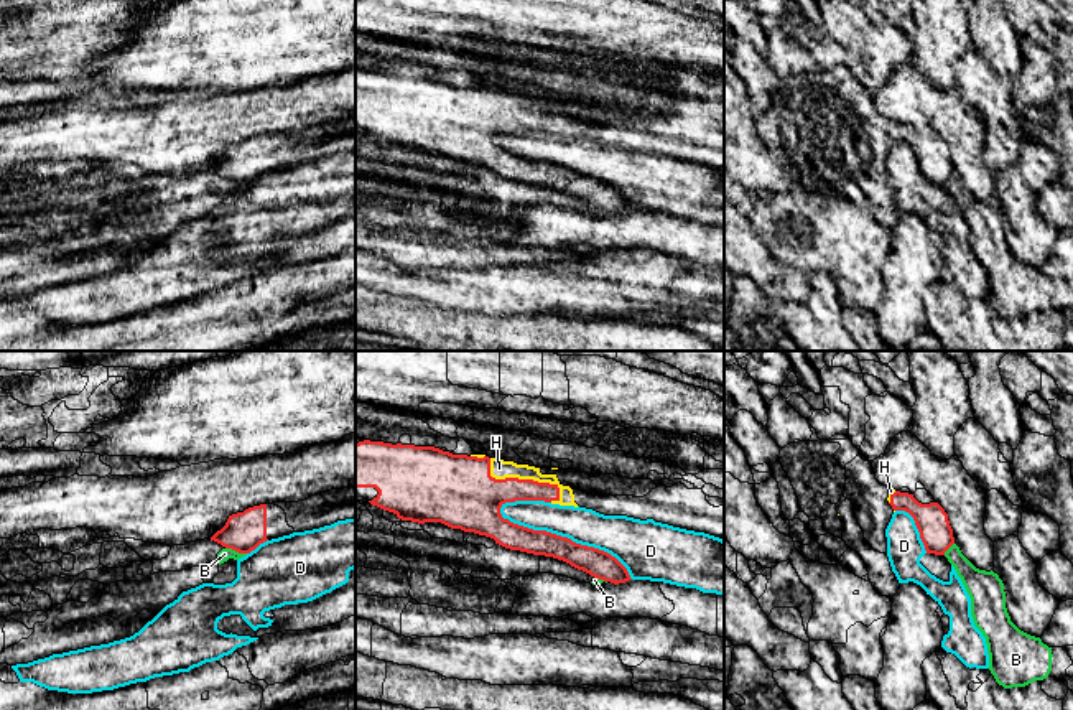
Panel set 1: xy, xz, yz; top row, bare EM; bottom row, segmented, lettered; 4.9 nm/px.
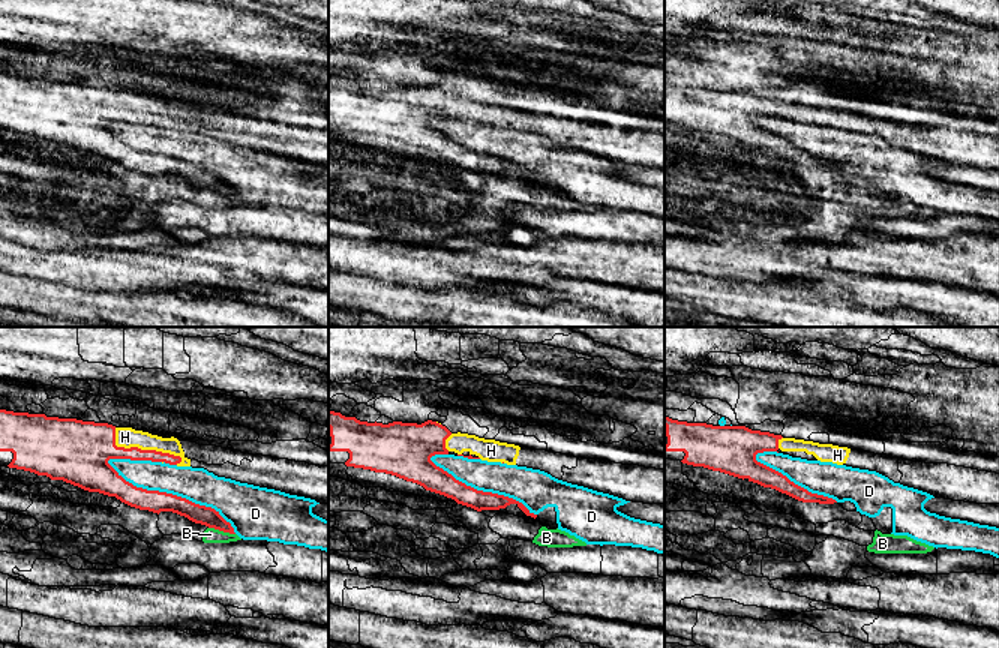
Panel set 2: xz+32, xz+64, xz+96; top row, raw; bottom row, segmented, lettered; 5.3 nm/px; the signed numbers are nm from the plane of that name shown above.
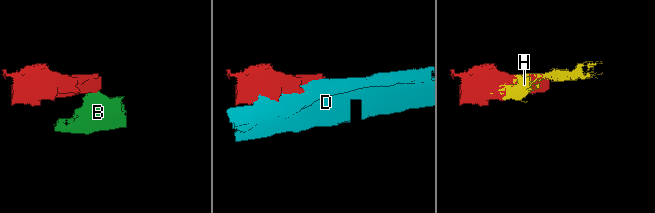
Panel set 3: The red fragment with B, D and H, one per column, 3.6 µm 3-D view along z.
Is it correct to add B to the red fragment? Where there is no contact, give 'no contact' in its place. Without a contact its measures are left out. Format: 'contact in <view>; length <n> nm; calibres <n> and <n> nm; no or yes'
contact in xy; length 110 nm; calibres 190 and 60 nm; no

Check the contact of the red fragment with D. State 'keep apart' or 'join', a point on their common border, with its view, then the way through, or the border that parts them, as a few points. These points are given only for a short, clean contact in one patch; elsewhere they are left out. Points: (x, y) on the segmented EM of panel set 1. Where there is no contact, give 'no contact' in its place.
keep apart; meets red in xz at (563, 537)

